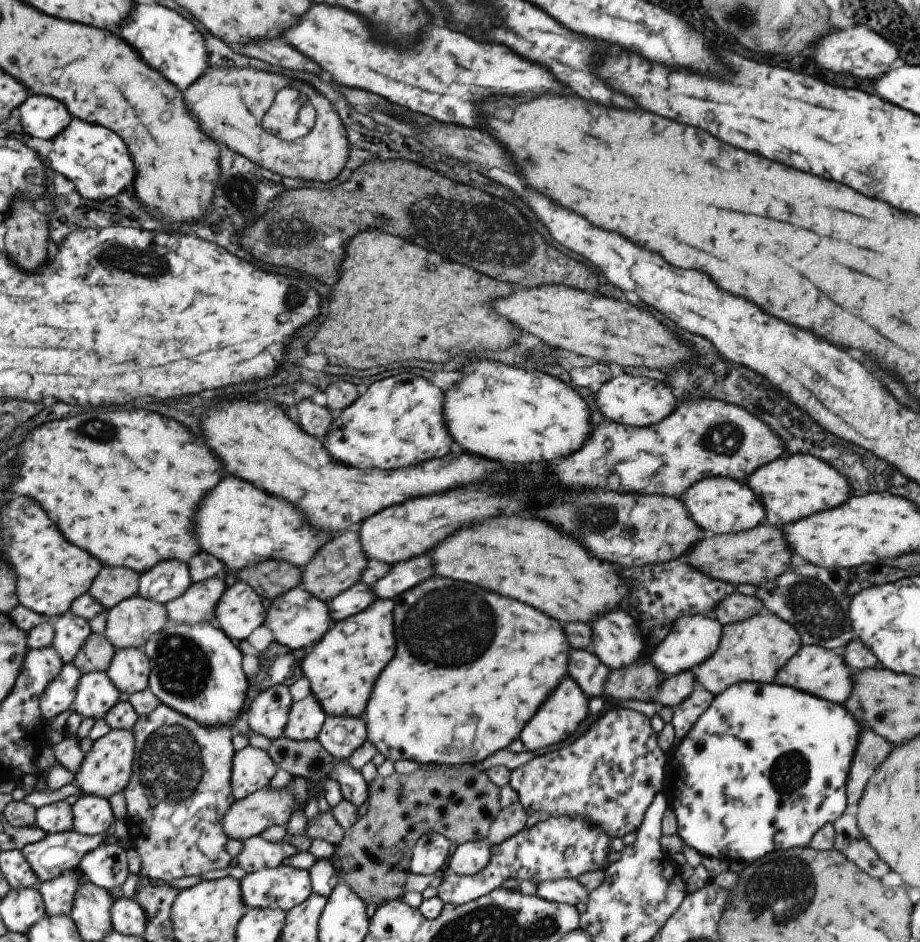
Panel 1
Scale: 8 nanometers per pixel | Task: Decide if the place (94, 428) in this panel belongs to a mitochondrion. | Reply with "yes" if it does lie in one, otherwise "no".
yes

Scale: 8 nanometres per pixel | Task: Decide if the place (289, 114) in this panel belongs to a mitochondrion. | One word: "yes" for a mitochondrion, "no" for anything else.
yes

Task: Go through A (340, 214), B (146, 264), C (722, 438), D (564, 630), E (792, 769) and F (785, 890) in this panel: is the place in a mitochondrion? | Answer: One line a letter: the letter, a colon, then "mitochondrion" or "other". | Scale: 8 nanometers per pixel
A: other
B: mitochondrion
C: mitochondrion
D: other
E: mitochondrion
F: mitochondrion

